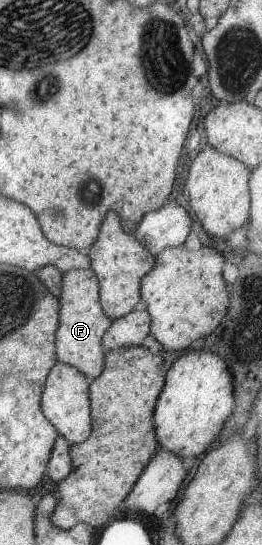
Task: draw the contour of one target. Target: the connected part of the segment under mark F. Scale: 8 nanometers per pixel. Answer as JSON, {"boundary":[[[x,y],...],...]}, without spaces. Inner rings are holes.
{"boundary":[[[47,265],[34,272],[42,285],[59,299],[59,324],[56,332],[56,357],[59,363],[77,368],[79,372],[97,378],[104,369],[107,351],[102,338],[113,322],[104,312],[100,303],[100,286],[93,270],[75,269],[62,273],[53,265]]]}

